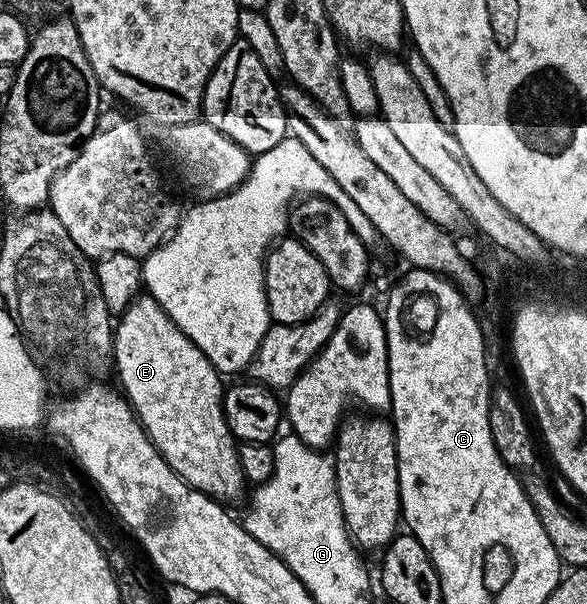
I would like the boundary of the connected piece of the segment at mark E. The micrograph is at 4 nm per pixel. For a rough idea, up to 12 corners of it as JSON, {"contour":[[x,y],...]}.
{"contour":[[148,293],[112,362],[184,483],[246,494],[222,376]]}

